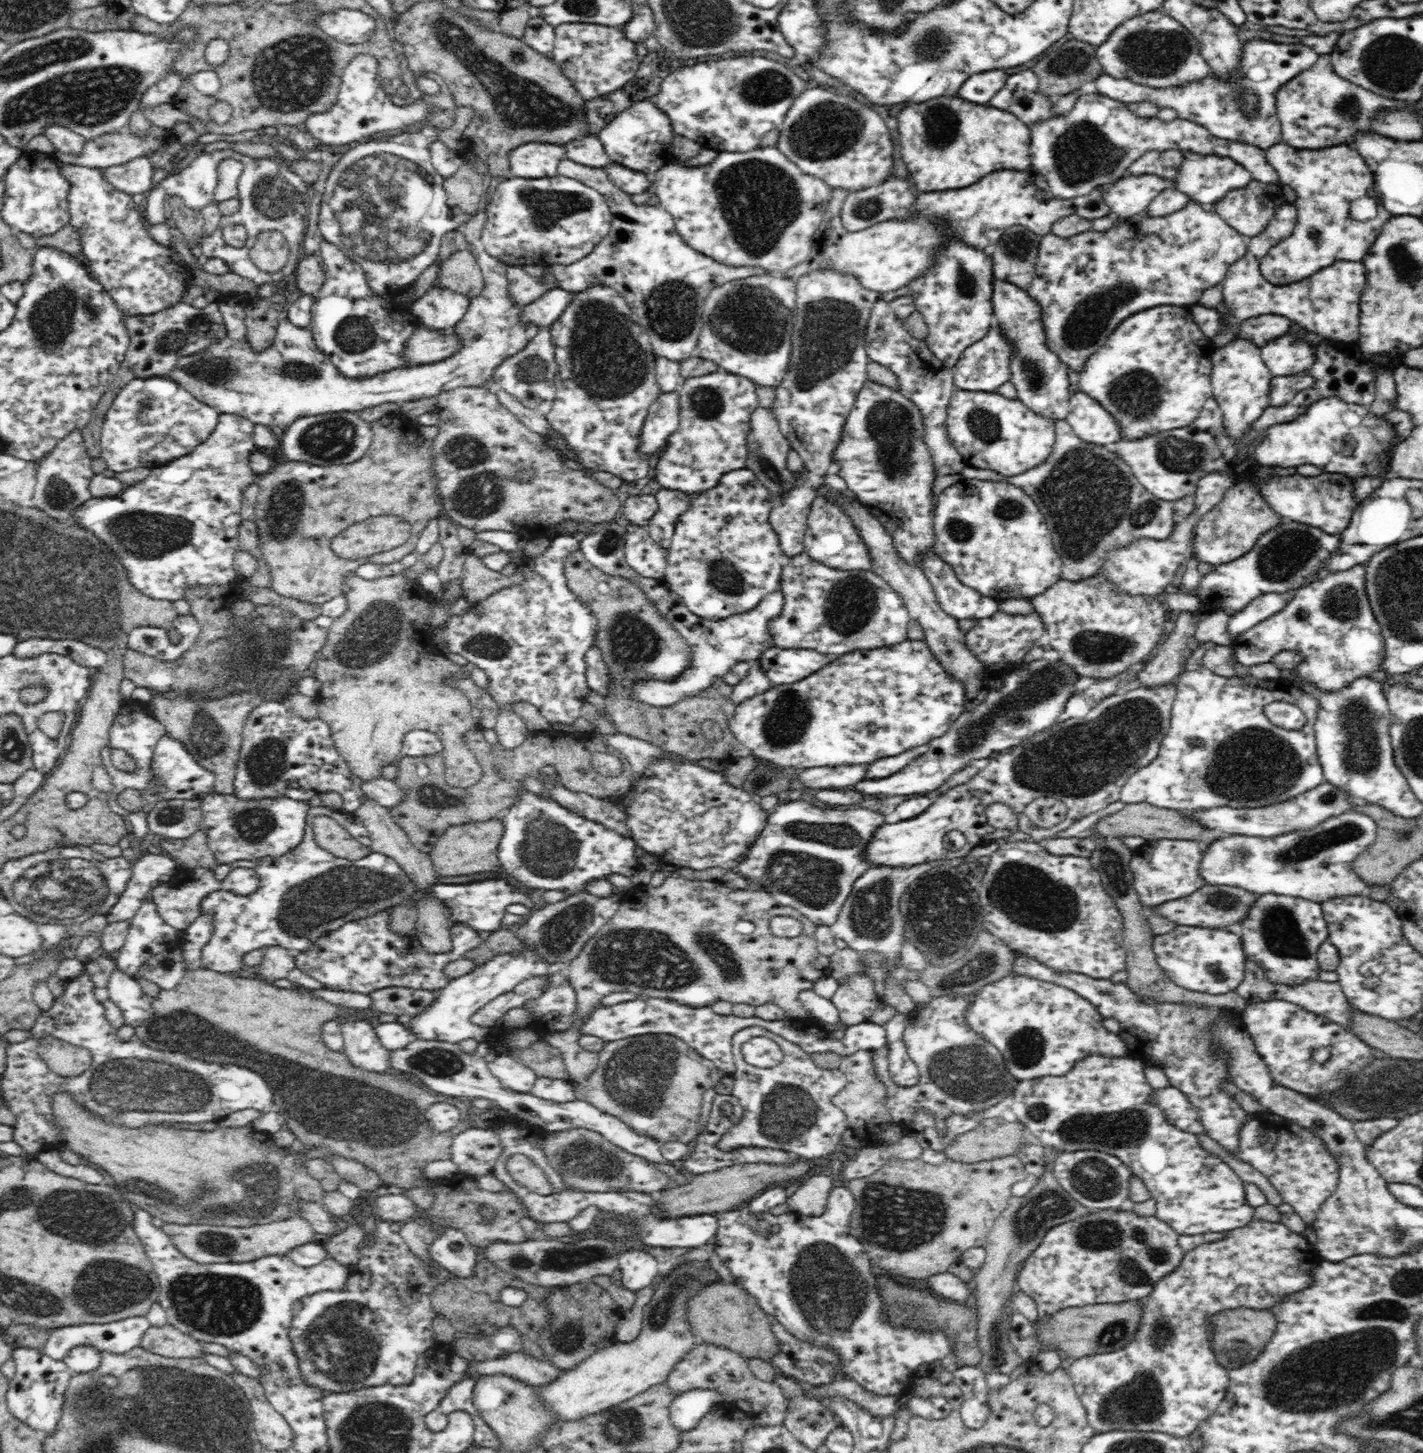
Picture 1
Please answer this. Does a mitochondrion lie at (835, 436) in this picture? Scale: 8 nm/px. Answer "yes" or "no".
no

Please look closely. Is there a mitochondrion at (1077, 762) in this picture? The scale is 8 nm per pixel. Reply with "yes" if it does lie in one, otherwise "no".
yes

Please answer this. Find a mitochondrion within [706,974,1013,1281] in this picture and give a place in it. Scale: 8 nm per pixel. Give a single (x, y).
(898, 1219)

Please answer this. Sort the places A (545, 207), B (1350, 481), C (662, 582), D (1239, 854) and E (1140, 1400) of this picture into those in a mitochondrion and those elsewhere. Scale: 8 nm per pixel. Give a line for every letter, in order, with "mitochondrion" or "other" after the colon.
A: mitochondrion
B: other
C: other
D: mitochondrion
E: mitochondrion

